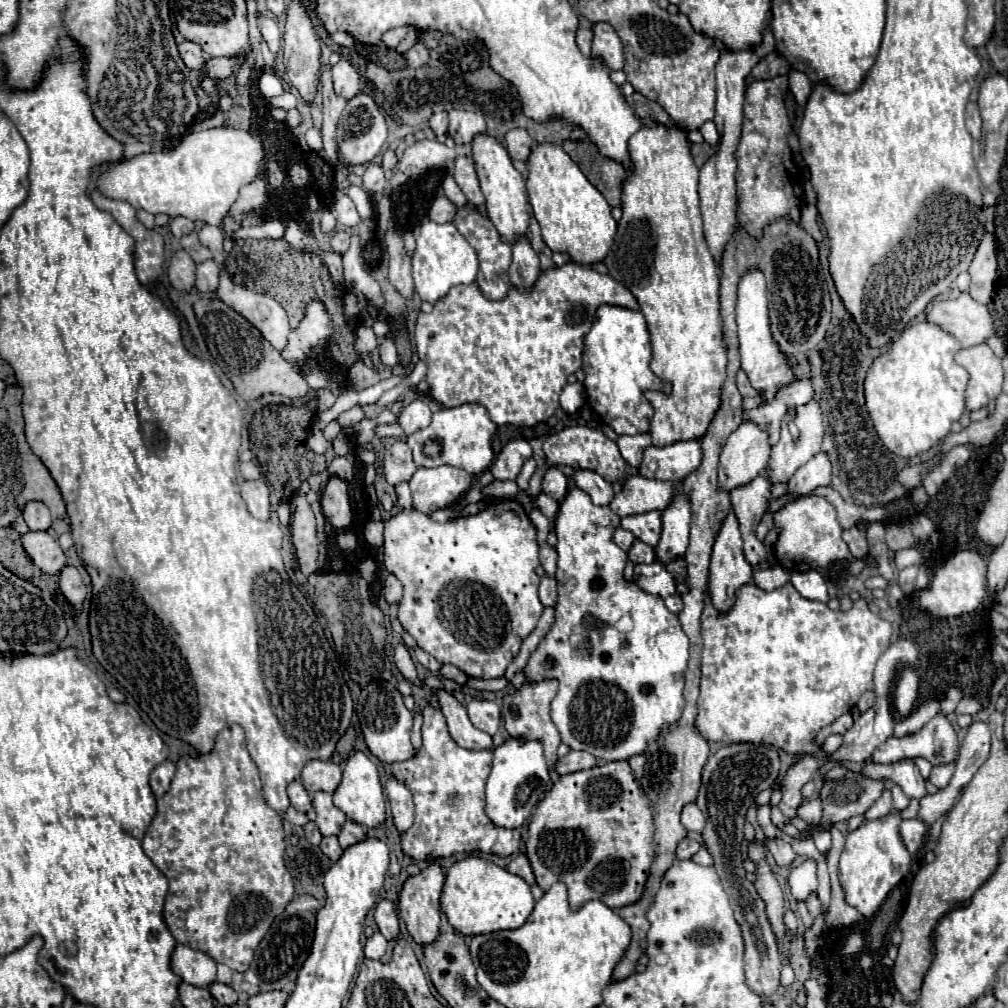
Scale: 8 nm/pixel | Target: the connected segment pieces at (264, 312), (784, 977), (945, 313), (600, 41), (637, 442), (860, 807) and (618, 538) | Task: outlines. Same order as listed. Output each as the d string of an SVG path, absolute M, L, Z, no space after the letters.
M222 268L222 280L216 292L224 304L240 312L252 326L256 326L276 350L284 348L290 324L284 308L274 298L270 298L268 294L258 294L232 284L224 268Z
M782 956L782 969L780 976L780 984L784 987L790 986L794 982L794 970L790 964L788 964L788 959Z
M968 292L960 294L956 300L936 302L926 314L928 322L940 324L946 332L952 332L962 346L986 344L990 336L996 336L994 320L984 304L970 298Z
M596 22L594 26L594 42L592 42L592 54L602 56L610 70L622 70L624 68L624 46L614 28L606 22Z
M646 432L646 434L636 434L636 436L620 436L620 438L616 440L616 444L618 444L618 448L620 448L622 458L624 458L630 466L638 468L644 450L652 444L652 436L650 436L648 432Z
M850 772L840 780L824 782L820 790L822 822L808 824L808 828L802 830L802 836L812 838L812 832L816 830L830 830L830 826L848 822L852 816L866 812L880 798L884 788L882 780L872 780L858 772Z
M618 528L618 530L614 532L614 542L616 542L624 552L630 552L634 540L636 540L636 538L632 536L632 532L628 532L628 530L624 530L624 528Z

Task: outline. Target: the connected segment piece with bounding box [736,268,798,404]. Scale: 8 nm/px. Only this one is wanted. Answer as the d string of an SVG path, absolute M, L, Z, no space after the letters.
M748 268L746 272L740 274L736 322L738 322L742 370L746 372L752 388L758 390L762 404L770 404L780 390L794 384L798 378L796 378L796 360L790 354L786 354L772 336L770 316L768 316L768 288L764 274L758 268Z

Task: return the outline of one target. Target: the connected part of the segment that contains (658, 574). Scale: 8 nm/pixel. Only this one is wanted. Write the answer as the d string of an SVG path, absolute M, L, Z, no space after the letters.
M660 562L636 564L636 568L634 568L634 582L640 584L640 588L644 588L646 592L660 594L662 598L666 598L666 596L676 592L674 576Z

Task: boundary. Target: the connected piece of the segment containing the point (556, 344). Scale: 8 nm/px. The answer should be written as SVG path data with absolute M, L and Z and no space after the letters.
M576 262L540 272L540 278L530 292L512 288L508 296L498 302L486 300L476 284L450 288L450 292L434 304L430 314L418 314L414 330L418 356L428 366L426 382L430 386L430 396L446 408L464 402L484 404L498 426L512 424L526 428L536 426L538 422L546 422L558 408L558 396L566 386L568 376L582 366L582 338L588 334L592 316L600 304L640 310L638 300L632 292L628 292L628 288L624 288L608 274L598 274L596 270Z

